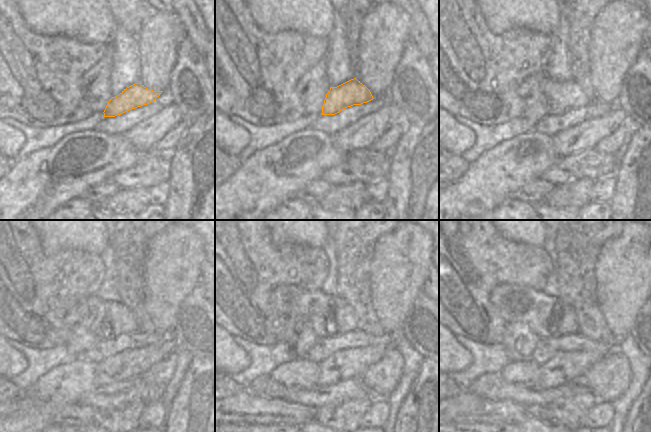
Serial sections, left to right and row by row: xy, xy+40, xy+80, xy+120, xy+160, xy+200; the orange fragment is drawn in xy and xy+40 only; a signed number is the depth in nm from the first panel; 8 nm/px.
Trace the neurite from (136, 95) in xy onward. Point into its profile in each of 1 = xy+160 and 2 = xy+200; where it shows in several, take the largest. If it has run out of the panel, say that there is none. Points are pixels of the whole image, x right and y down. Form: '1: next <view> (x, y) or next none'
1: next xy+160 (328, 317)
2: next xy+200 (547, 317)

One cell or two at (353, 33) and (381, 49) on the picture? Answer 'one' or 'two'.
two

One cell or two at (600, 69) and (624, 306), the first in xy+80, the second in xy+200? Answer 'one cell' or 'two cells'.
one cell

